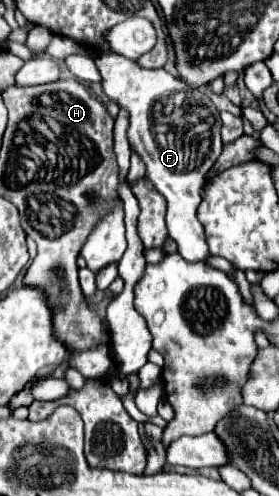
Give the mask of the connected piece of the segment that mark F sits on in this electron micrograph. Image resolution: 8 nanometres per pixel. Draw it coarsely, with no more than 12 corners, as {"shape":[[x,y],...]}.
{"shape":[[67,36],[43,54],[91,54],[131,114],[129,144],[167,198],[189,262],[211,258],[197,206],[221,154],[211,98],[167,70]]}

